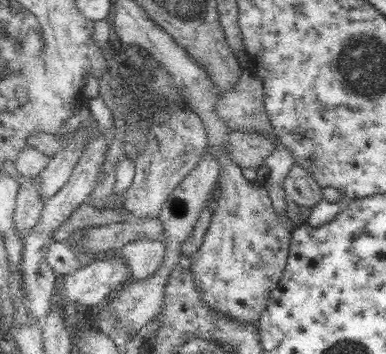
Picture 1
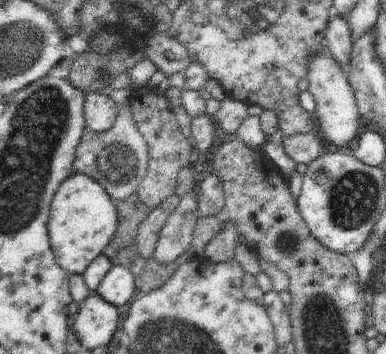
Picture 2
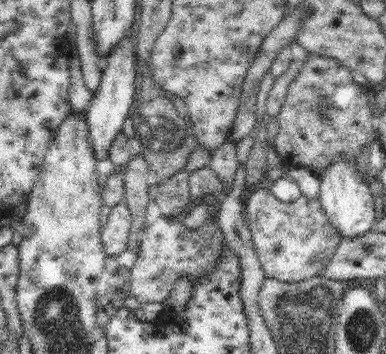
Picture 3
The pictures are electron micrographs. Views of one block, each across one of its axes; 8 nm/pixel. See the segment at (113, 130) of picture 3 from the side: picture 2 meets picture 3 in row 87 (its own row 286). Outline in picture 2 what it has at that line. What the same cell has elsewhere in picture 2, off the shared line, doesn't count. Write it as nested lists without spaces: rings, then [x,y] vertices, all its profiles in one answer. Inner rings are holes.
[[[111,266],[97,286],[95,294],[113,306],[123,306],[135,292],[135,276],[125,266]]]

